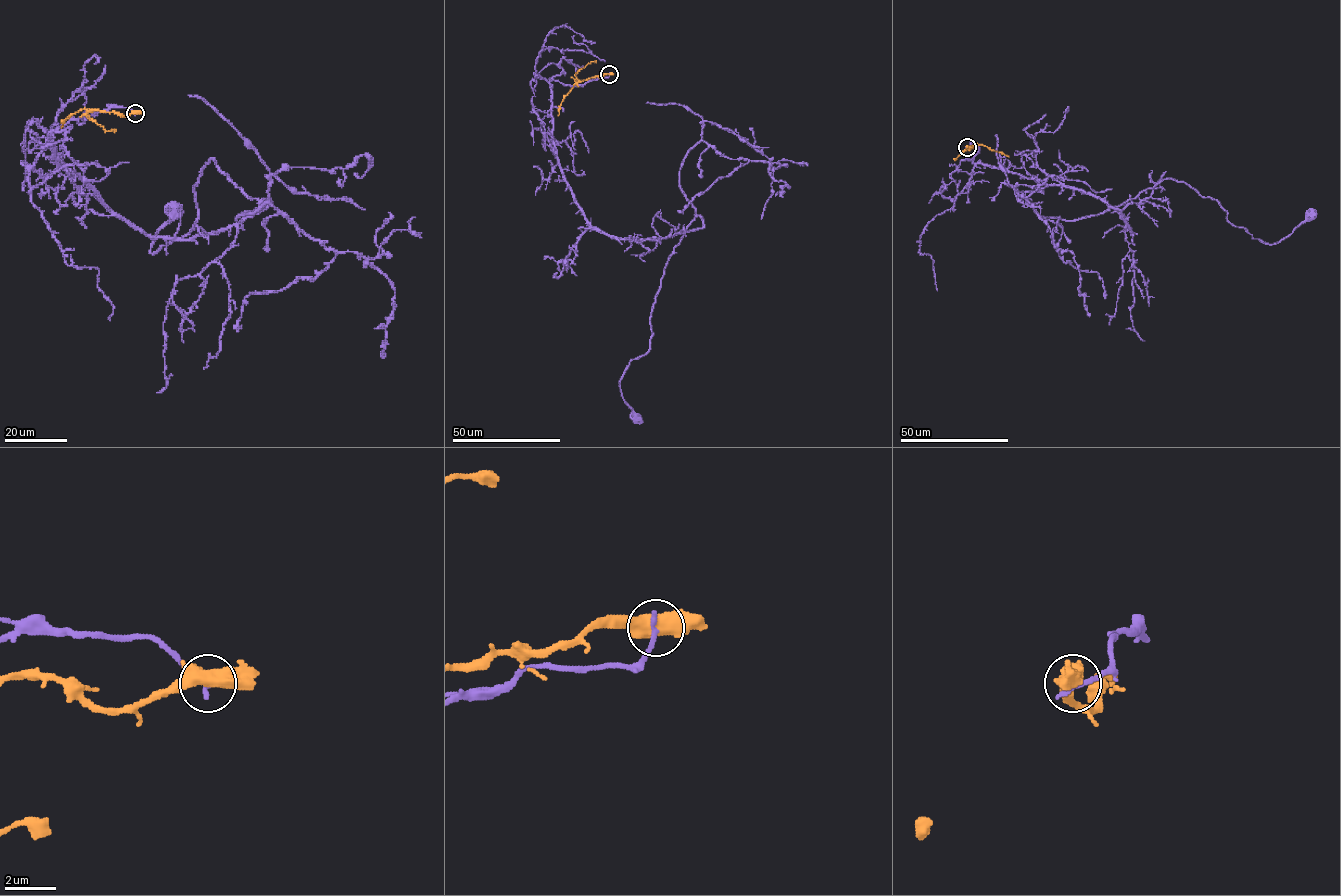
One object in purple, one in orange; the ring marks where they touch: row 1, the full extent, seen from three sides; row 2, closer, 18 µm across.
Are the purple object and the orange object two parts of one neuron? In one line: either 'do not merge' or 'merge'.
do not merge

